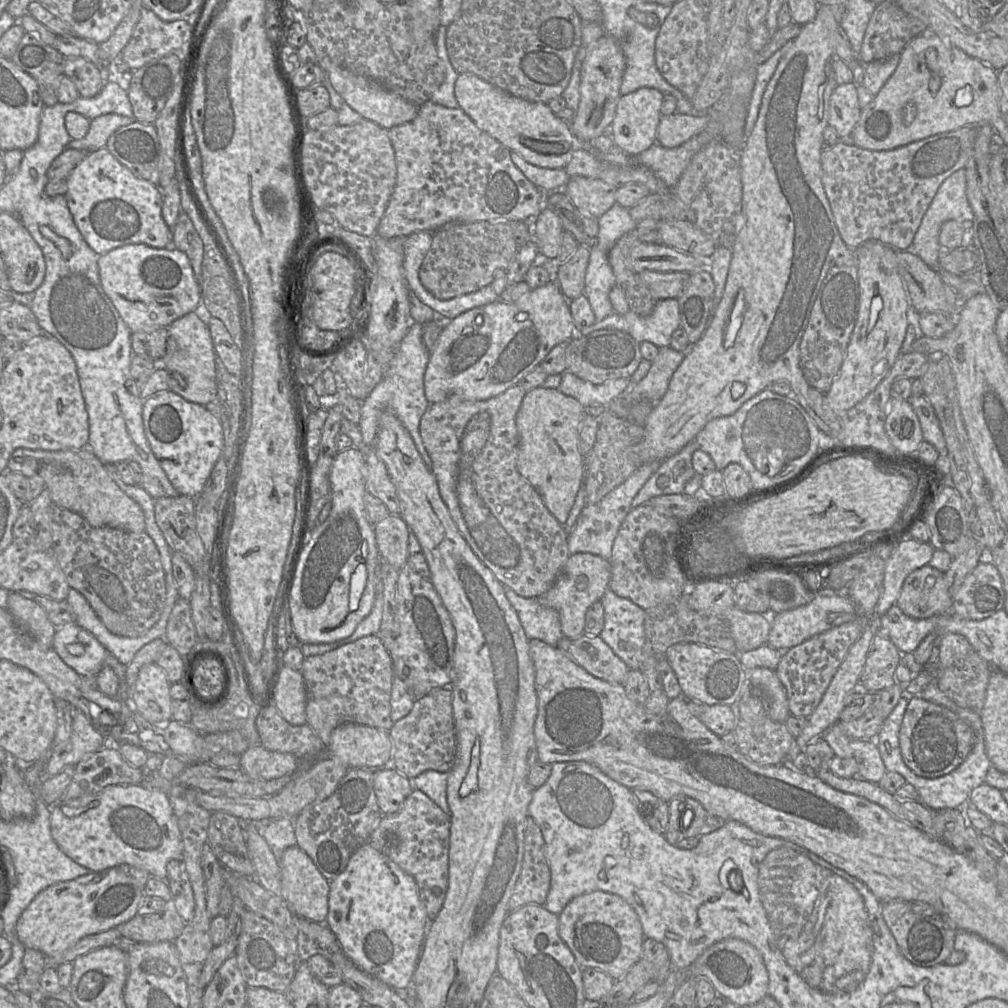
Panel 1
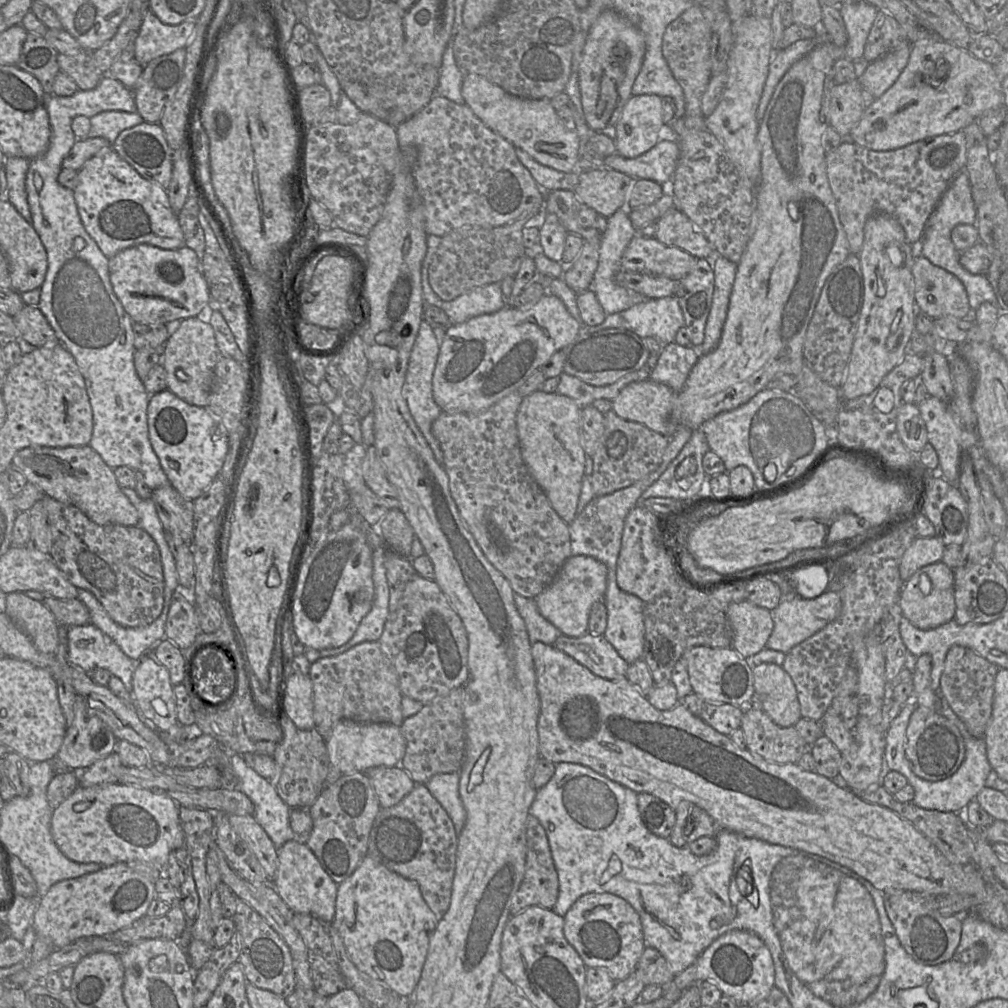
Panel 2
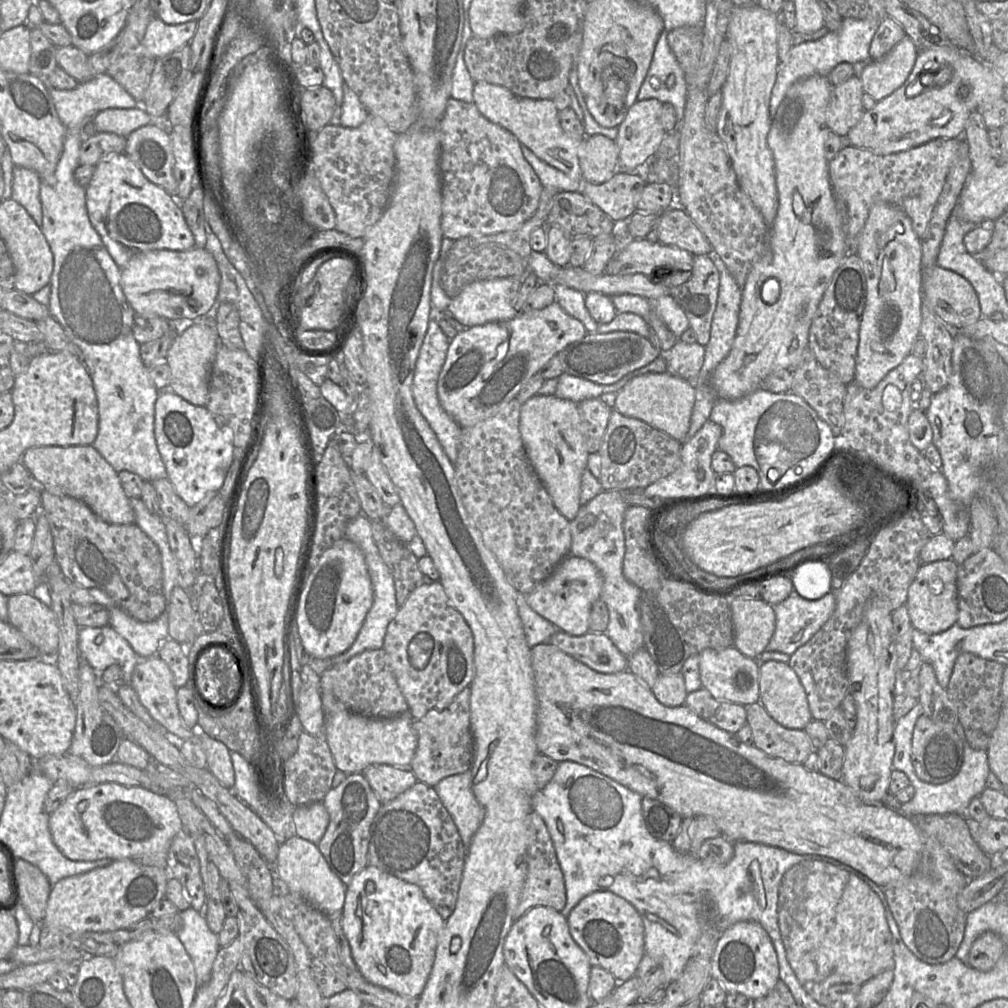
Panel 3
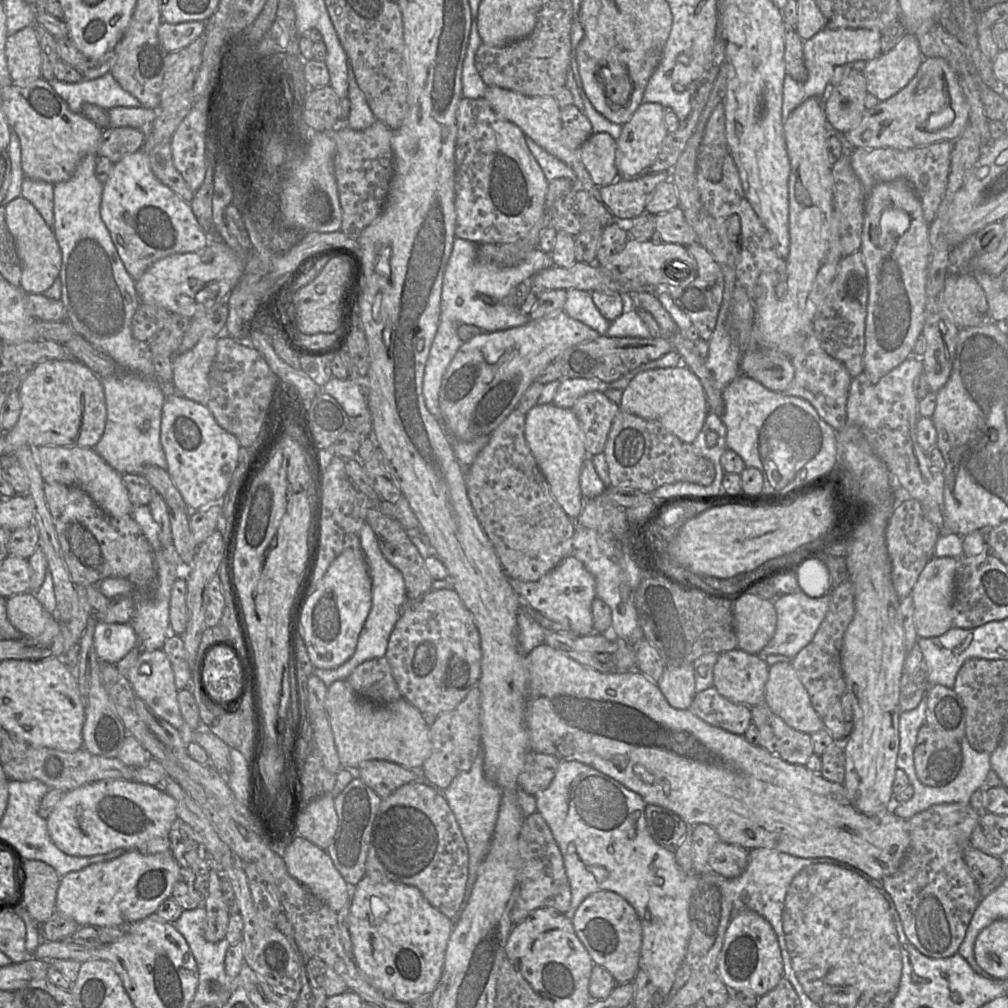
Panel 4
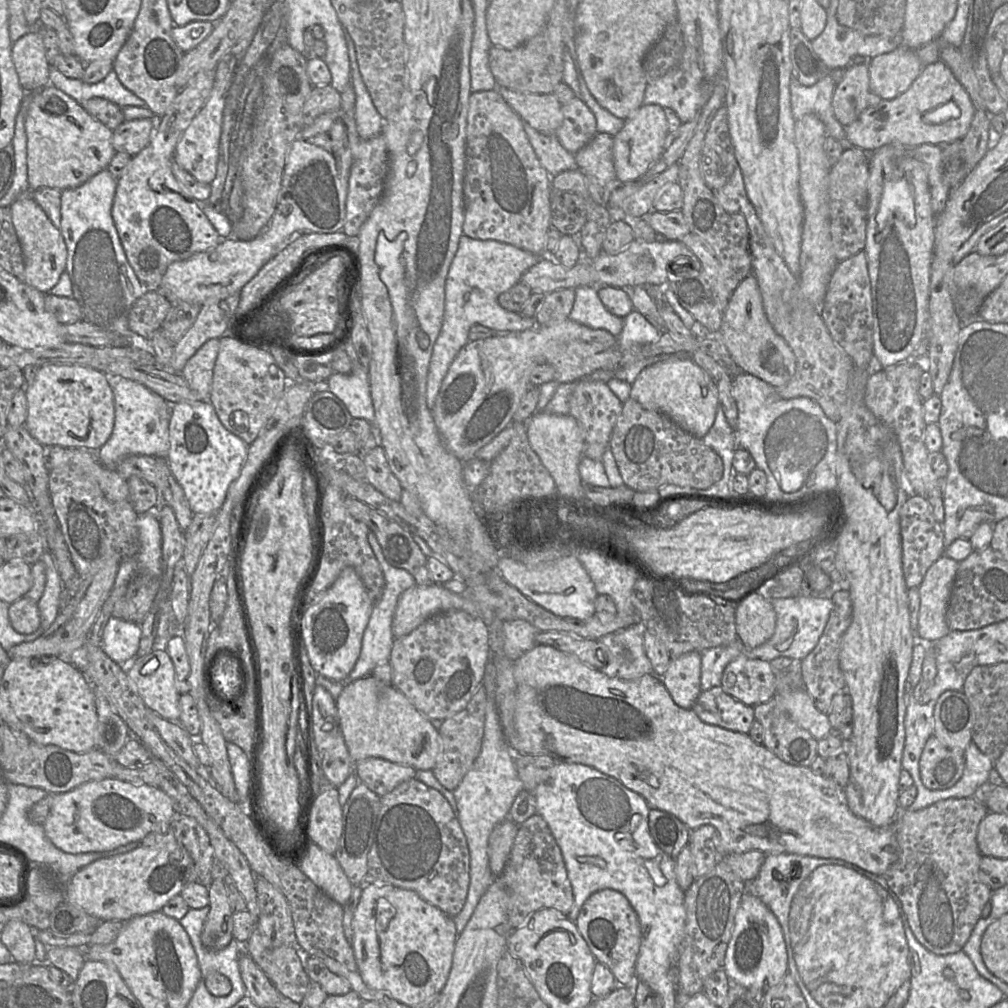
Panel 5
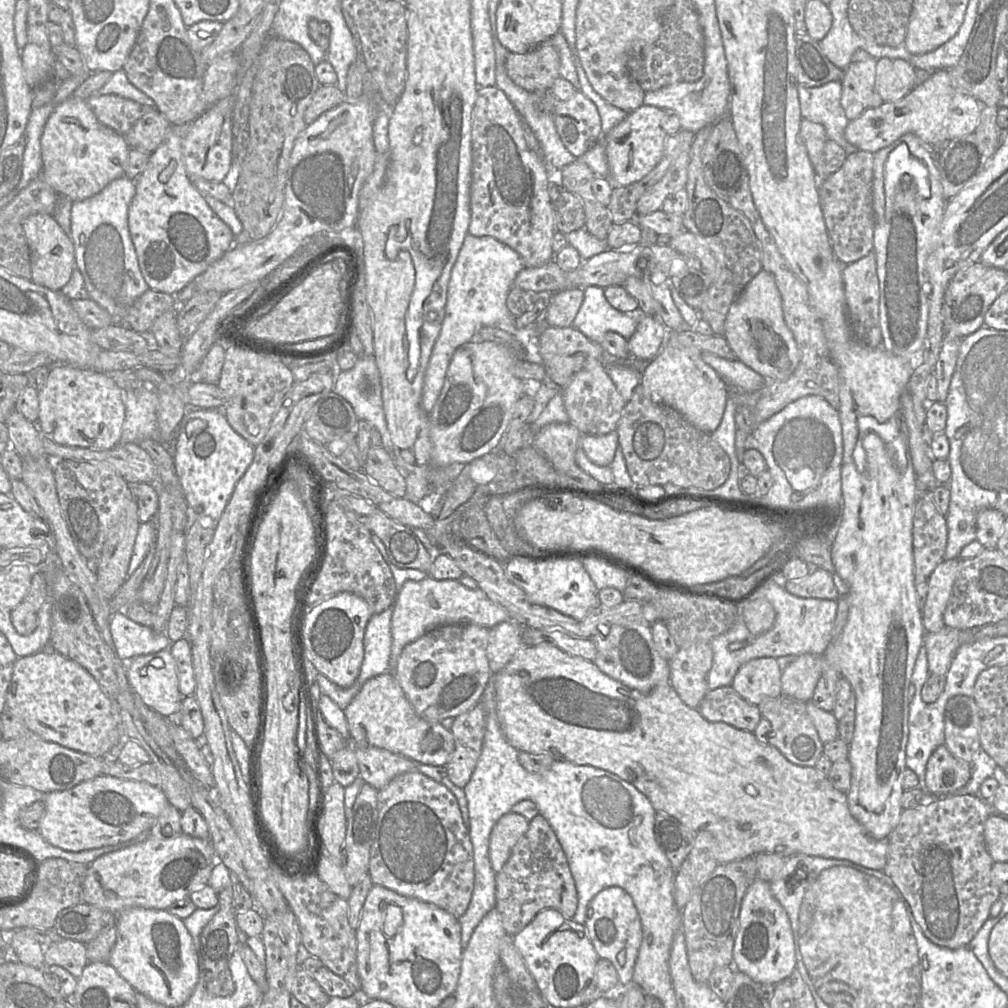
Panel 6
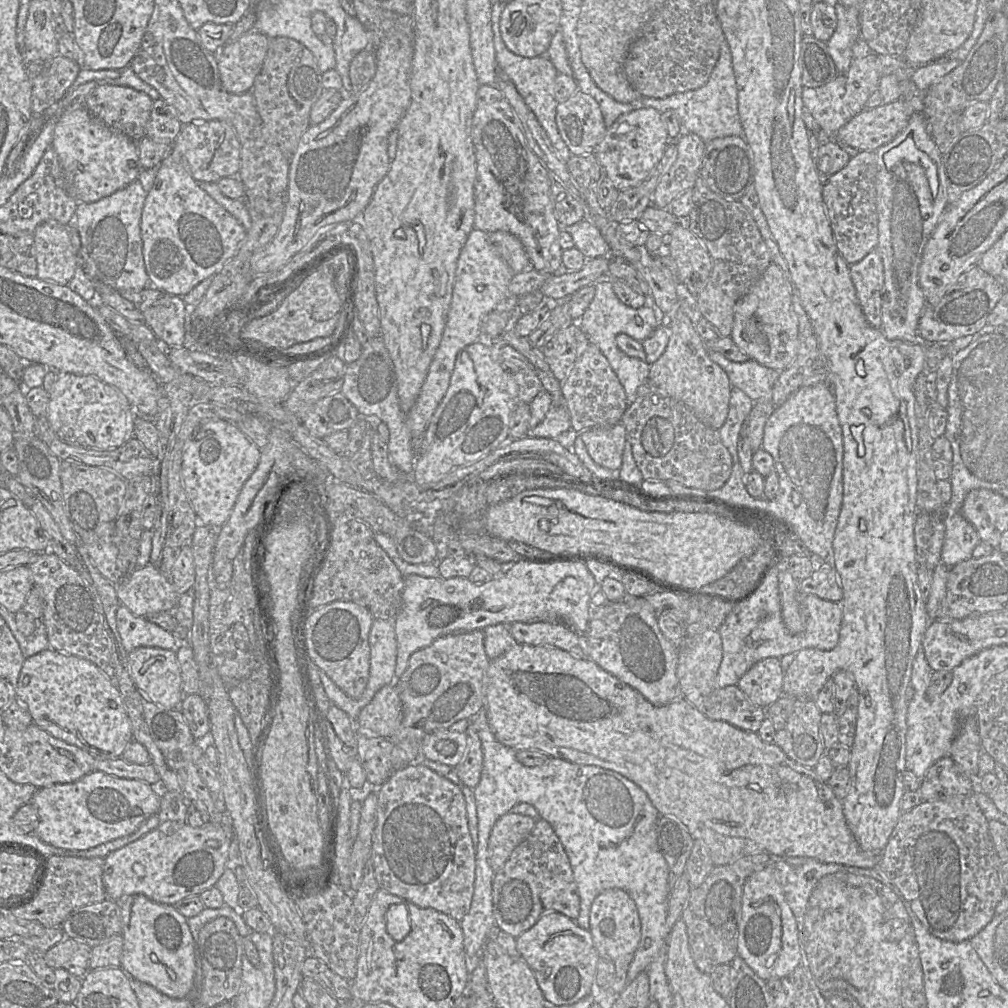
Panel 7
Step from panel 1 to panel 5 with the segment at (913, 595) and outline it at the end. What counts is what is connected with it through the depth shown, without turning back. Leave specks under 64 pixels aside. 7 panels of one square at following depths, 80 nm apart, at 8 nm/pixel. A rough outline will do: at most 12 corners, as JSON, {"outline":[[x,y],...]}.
{"outline":[[942,555],[918,587],[918,640],[951,631],[946,610],[959,562]]}

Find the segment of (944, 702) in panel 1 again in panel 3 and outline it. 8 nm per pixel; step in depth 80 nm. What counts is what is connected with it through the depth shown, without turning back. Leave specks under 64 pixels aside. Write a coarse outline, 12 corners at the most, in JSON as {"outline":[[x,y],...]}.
{"outline":[[960,722],[954,729],[964,749],[953,779],[932,784],[908,773],[915,794],[899,812],[965,816],[986,788],[987,751],[970,746]]}

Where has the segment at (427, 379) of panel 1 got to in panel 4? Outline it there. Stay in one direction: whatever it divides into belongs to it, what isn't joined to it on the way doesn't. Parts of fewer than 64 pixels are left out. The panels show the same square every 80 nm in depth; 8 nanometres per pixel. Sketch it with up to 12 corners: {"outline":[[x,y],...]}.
{"outline":[[560,311],[463,342],[439,407],[490,435],[544,367],[599,336]]}

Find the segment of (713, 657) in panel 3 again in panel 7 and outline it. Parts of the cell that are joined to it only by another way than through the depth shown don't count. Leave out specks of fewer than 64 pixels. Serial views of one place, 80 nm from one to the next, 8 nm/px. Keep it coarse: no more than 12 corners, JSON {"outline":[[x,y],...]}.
{"outline":[[779,658],[751,666],[736,685],[766,709],[783,695]]}

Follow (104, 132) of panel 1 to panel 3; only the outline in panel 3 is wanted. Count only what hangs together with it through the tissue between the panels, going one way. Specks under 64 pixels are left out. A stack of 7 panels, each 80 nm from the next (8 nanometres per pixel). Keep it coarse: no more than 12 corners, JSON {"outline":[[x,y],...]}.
{"outline":[[109,108],[92,119],[96,133],[124,137],[153,121],[141,108]]}

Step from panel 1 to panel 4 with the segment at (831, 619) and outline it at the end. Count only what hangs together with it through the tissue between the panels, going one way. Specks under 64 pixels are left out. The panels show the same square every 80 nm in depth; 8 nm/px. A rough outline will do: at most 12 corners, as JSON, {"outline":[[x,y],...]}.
{"outline":[[830,593],[773,600],[772,639],[757,654],[794,658],[824,620]]}

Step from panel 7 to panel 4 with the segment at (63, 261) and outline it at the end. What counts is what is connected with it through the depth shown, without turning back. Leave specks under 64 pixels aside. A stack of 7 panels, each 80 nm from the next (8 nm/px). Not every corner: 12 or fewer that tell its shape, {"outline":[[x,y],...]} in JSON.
{"outline":[[21,196],[4,208],[21,262],[19,287],[43,294],[58,277],[53,230]]}

